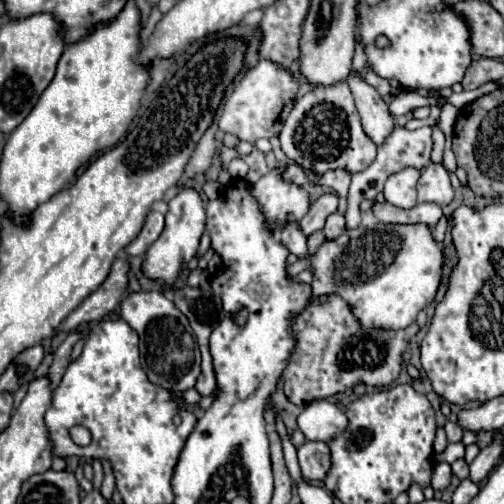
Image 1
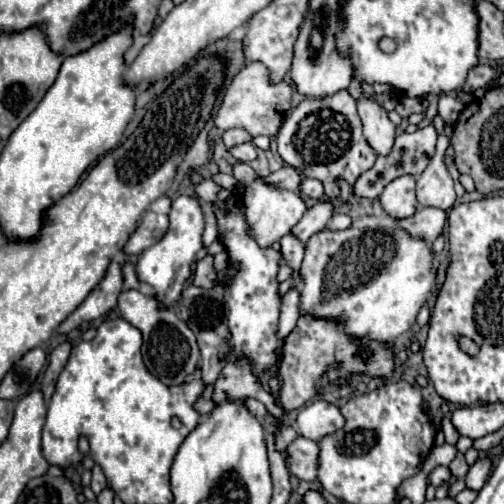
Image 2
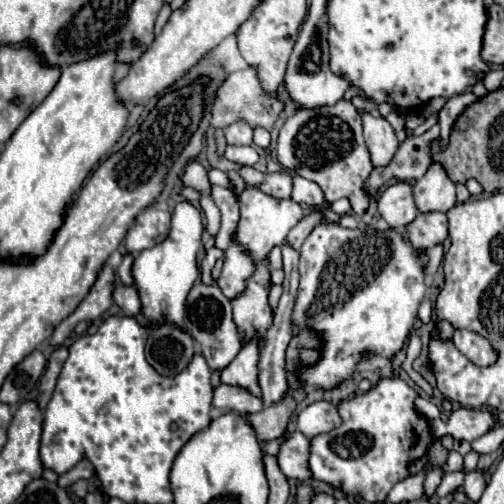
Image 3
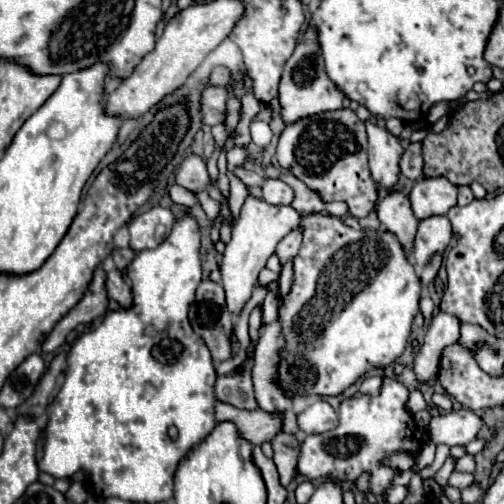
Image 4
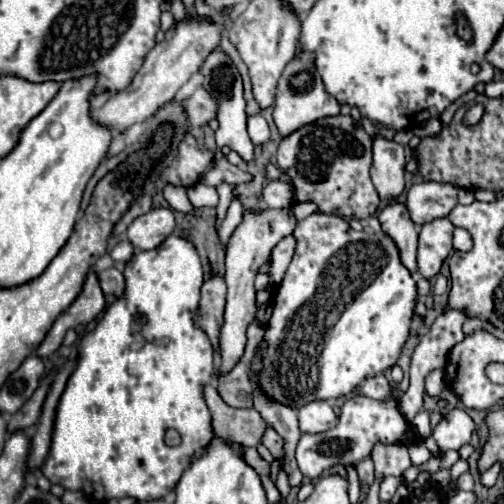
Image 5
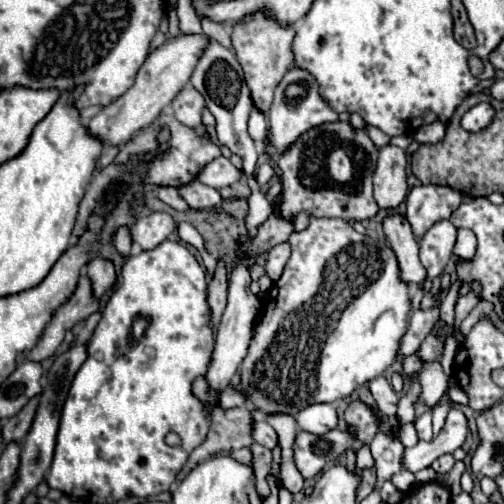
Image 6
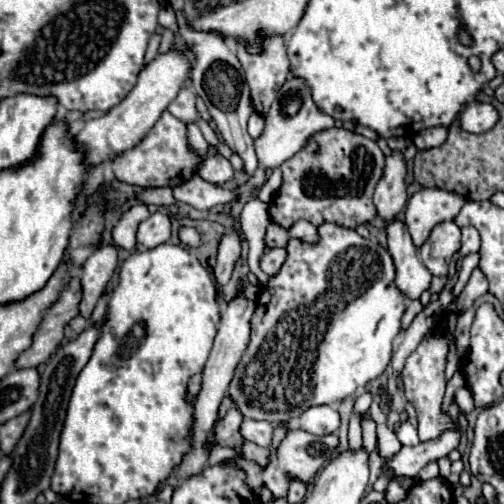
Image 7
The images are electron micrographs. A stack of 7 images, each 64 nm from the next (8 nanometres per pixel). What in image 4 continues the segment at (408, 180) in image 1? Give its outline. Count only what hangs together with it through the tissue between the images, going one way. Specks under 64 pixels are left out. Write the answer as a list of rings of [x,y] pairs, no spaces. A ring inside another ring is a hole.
[[[394,190],[384,200],[380,200],[376,214],[378,214],[378,220],[384,224],[384,228],[398,238],[398,242],[406,250],[406,256],[410,258],[416,228],[418,228],[418,220],[412,216],[410,200],[404,194]]]

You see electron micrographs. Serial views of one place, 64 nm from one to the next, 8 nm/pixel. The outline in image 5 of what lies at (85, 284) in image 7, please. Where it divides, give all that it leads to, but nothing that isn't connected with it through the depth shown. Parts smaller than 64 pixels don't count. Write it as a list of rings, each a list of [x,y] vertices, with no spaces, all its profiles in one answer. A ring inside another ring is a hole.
[[[114,266],[98,272],[98,280],[100,280],[100,288],[104,294],[120,296],[120,292],[124,292],[124,276]]]

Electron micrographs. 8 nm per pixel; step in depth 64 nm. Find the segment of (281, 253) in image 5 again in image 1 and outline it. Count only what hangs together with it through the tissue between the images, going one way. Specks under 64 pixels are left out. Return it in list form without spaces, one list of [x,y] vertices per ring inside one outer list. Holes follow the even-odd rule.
[[[324,194],[324,196],[320,196],[320,198],[310,206],[308,214],[298,222],[302,234],[304,234],[304,236],[310,236],[310,234],[322,230],[324,224],[326,224],[326,218],[328,218],[330,214],[334,214],[336,208],[338,208],[338,198],[336,198],[336,194]]]

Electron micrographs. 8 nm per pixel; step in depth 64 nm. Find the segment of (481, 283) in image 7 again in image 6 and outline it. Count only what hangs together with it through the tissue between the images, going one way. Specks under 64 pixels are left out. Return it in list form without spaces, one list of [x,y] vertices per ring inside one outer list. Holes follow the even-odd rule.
[[[474,280],[474,282],[470,282],[470,292],[468,294],[464,294],[464,296],[460,296],[458,298],[458,304],[456,304],[456,338],[462,342],[462,336],[458,334],[458,324],[460,324],[460,320],[464,320],[464,316],[468,316],[468,312],[478,304],[478,300],[480,300],[480,290],[482,290],[482,284],[478,282],[478,280]]]

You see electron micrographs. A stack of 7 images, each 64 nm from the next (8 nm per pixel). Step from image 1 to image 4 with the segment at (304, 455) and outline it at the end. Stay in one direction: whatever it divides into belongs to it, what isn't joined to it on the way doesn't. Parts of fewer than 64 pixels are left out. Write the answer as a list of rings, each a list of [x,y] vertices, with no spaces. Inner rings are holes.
[[[278,432],[272,440],[272,450],[274,450],[274,464],[278,468],[280,474],[280,484],[286,488],[290,484],[290,480],[296,476],[294,468],[296,468],[296,460],[298,460],[298,444],[300,440],[296,436]]]

